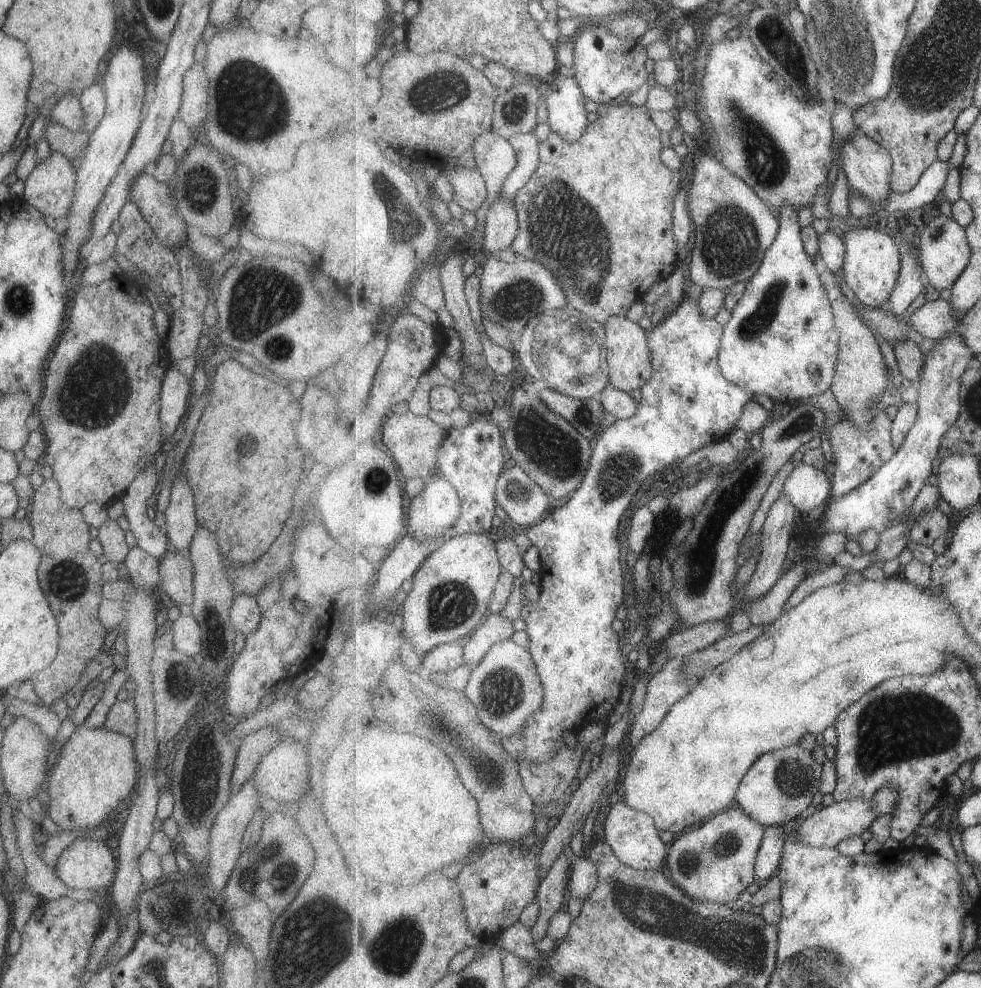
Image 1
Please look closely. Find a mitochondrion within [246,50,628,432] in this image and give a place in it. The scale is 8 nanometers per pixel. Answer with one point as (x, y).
(563, 229)

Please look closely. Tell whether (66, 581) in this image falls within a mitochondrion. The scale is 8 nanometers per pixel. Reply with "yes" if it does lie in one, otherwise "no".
yes

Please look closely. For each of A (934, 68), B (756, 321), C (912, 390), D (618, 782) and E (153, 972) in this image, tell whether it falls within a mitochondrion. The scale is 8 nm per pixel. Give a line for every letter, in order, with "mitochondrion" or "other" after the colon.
A: mitochondrion
B: mitochondrion
C: other
D: other
E: mitochondrion

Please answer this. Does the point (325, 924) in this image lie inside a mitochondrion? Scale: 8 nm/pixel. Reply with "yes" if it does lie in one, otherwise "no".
yes

